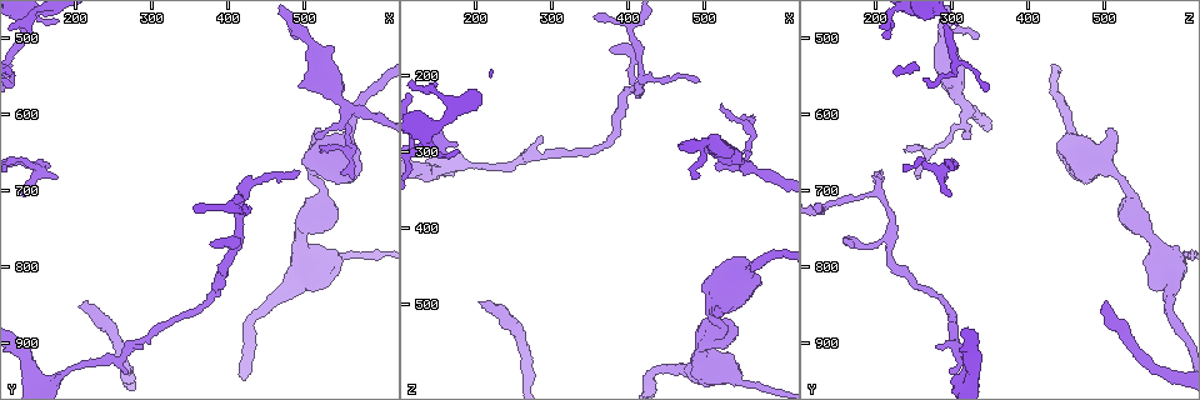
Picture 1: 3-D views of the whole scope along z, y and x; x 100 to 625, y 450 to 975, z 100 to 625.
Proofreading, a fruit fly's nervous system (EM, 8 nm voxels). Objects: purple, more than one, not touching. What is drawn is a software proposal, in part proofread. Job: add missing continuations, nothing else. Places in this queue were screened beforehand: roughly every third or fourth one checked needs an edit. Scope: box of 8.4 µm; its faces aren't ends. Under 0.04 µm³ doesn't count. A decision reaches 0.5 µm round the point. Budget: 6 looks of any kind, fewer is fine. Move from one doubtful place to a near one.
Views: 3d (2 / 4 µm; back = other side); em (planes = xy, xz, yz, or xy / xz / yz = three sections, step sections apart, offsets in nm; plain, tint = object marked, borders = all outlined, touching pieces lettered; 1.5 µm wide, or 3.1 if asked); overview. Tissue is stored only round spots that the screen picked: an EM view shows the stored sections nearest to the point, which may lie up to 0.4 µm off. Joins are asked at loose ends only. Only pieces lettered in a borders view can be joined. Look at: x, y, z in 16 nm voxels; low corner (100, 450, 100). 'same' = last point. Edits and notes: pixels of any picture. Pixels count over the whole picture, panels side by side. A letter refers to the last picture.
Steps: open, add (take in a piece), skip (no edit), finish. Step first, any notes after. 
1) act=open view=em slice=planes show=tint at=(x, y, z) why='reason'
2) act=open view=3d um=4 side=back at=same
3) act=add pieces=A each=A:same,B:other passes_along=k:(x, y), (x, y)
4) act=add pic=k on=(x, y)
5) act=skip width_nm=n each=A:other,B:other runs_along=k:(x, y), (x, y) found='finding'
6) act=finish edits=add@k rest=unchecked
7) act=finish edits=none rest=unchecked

act=open view=em slice=yz step=8 show=tint at=(560, 680, 255) why='thin end'

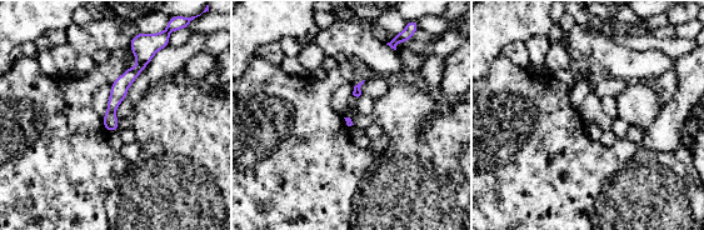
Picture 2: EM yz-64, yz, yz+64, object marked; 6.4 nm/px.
act=open view=em slice=planes show=borders at=same

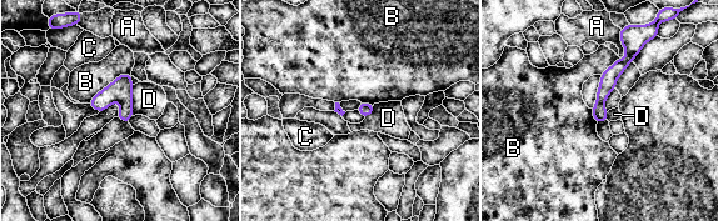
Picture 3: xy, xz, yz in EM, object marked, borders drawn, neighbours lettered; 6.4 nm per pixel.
act=skip longest_contact=B:340nm each=A:other,B:other,C:other,D:other found='no lettered piece goes on from it'

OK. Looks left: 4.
act=open view=em slice=planes show=tint at=(490, 500, 340) why='thin end'

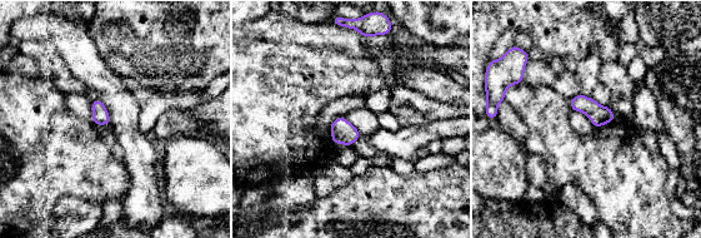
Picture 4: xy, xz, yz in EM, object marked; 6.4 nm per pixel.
act=open view=em slice=planes show=borders at=same

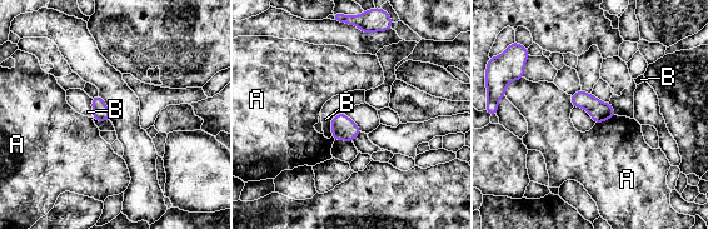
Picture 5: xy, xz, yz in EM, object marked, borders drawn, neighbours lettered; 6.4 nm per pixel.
act=skip each=A:other,B:other border=5:(616, 114), (596, 124) found='no lettered piece goes on from it'

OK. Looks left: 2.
act=open view=3d um=4 at=(150, 500, 210) why='an open end'

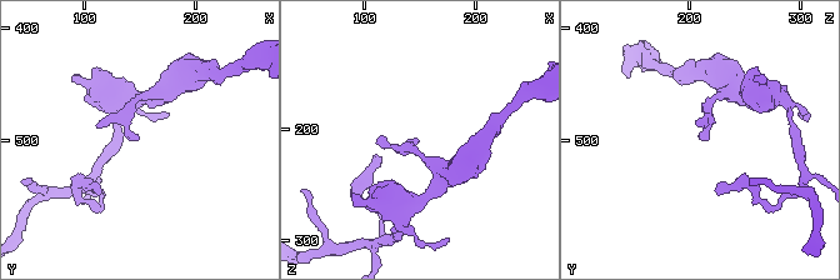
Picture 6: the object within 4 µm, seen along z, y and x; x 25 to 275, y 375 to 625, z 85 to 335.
act=open view=em slice=planes show=borders at=(148, 500, 208) why='need the tissue'

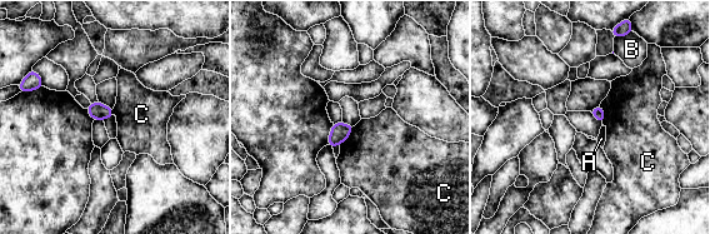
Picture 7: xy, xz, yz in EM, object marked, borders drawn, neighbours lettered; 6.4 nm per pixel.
act=skip width_nm=80 each=A:other,B:other,C:other found='no lettered piece goes on from it'

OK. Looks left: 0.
act=finish edits=none rest=unchecked

